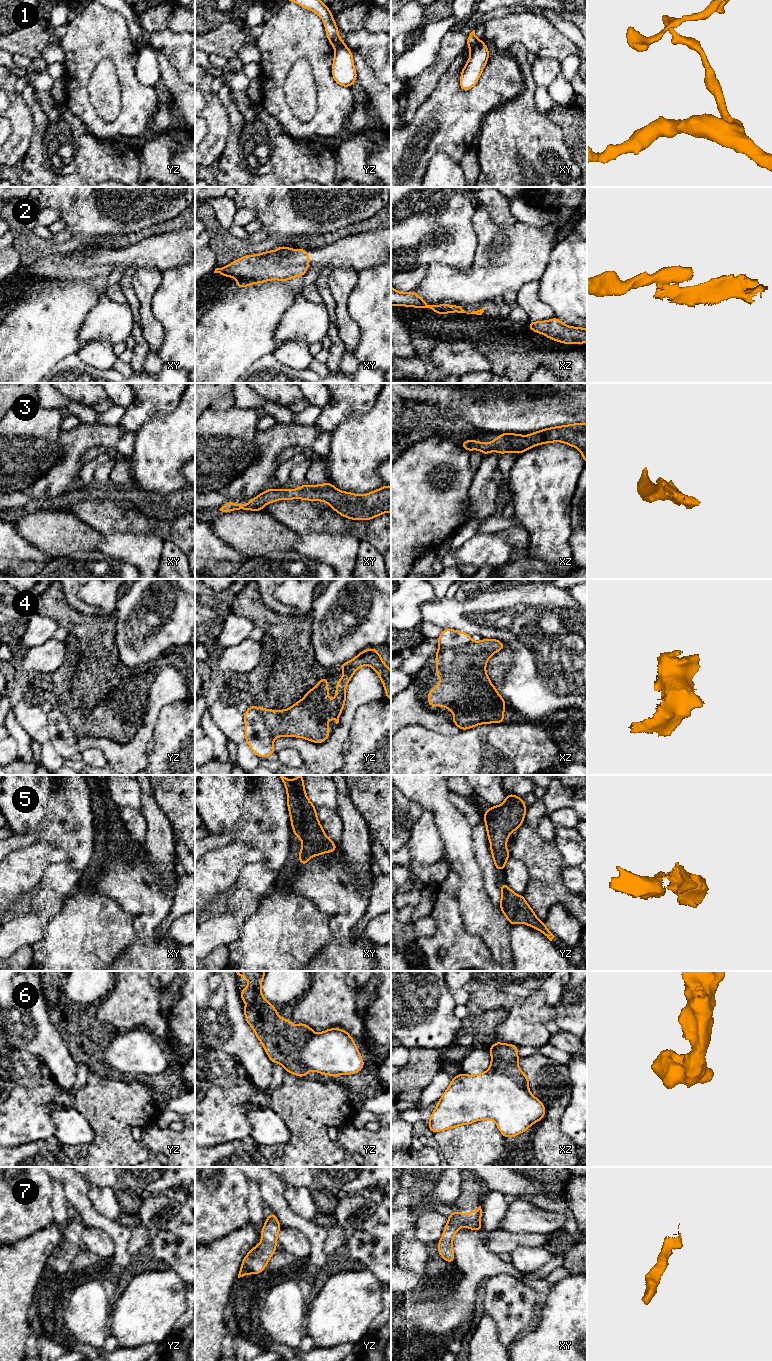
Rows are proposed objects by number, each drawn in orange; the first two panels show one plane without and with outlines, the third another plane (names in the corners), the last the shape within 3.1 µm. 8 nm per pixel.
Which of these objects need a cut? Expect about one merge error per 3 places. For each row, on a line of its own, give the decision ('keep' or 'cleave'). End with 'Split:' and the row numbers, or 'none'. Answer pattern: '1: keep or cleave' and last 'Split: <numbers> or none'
1: cleave
2: cleave
3: keep
4: cleave
5: keep
6: cleave
7: keep
Split: 1, 2, 4, 6

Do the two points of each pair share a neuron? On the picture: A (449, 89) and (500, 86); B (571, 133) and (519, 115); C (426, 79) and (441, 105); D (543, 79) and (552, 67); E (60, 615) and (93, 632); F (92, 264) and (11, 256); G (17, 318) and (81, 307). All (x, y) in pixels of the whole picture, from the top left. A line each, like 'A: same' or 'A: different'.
A: same
B: different
C: different
D: same
E: same
F: different
G: same

